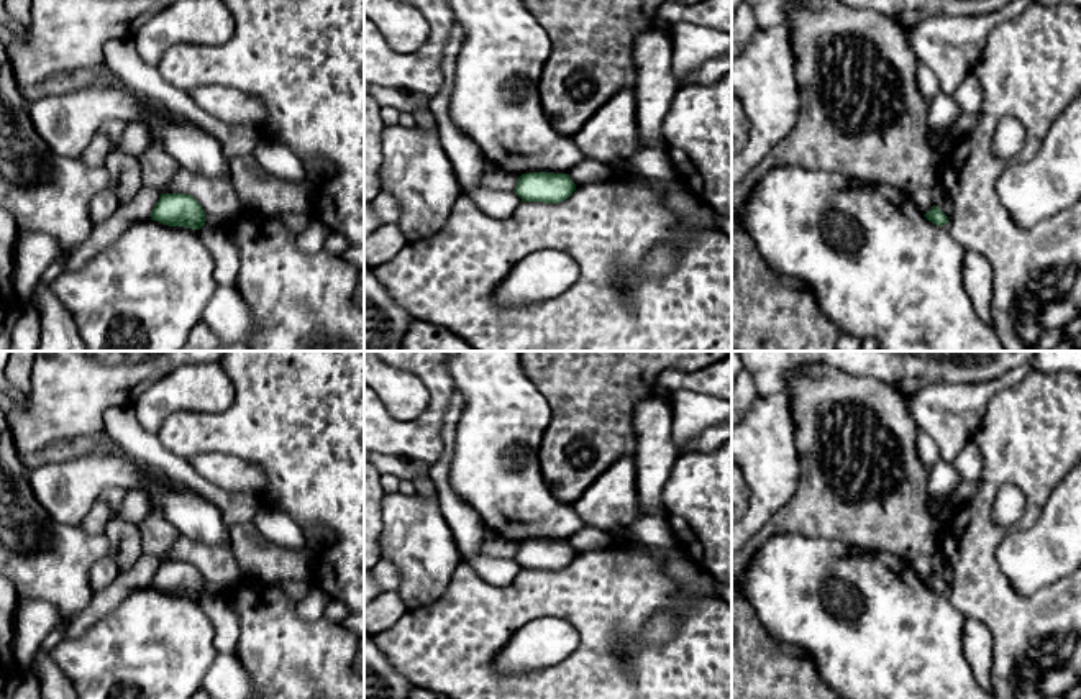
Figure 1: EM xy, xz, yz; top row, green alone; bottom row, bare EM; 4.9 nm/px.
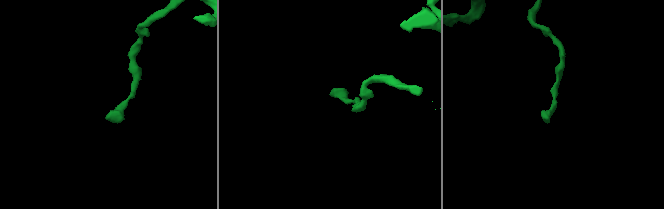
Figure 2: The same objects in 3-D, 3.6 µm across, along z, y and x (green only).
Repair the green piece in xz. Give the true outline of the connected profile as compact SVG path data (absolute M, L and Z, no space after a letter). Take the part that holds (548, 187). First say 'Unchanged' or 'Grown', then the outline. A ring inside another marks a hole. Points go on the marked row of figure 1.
Unchanged. M530 172L522 174L515 185L515 194L522 202L558 203L566 200L576 190L569 174Z

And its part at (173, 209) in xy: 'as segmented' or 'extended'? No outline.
as segmented

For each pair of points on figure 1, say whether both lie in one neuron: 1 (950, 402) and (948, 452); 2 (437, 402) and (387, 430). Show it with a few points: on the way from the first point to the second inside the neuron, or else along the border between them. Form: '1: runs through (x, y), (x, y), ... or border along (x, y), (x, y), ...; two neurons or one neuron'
1: runs through (950, 414), (950, 440); one neuron
2: runs through (428, 415), (414, 430), (401, 430); one neuron

